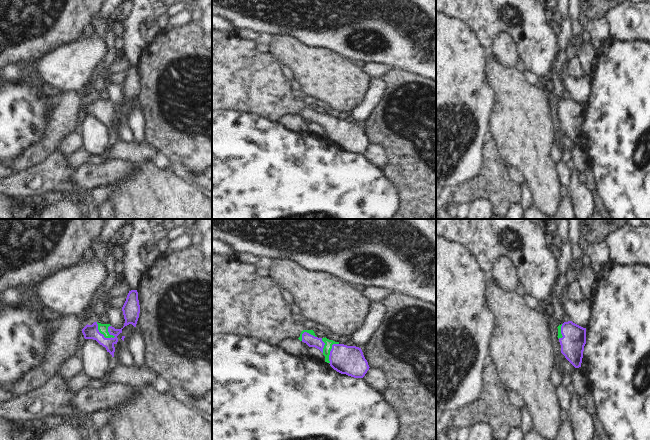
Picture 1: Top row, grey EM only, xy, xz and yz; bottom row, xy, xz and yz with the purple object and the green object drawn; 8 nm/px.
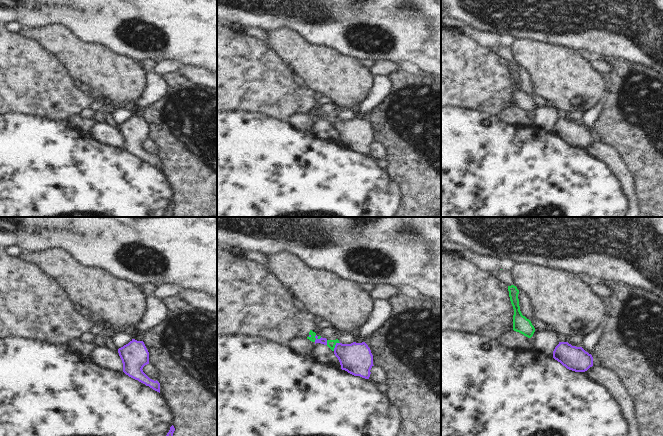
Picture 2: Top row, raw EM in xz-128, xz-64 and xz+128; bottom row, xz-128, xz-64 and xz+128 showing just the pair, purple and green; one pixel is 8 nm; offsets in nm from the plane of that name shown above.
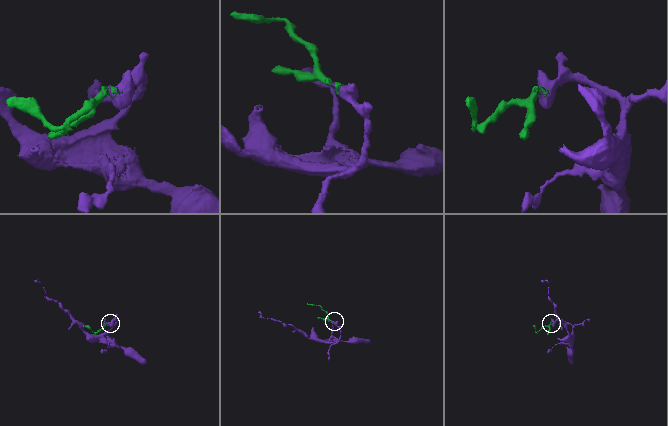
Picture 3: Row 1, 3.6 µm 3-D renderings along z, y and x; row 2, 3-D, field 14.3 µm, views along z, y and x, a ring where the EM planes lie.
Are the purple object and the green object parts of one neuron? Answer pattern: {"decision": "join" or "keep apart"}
{"decision": "join"}

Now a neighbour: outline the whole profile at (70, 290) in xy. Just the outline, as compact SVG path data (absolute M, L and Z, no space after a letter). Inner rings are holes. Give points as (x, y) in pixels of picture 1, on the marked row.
M88 251L74 266L54 272L33 289L6 288L1 299L5 304L35 299L62 315L75 314L85 319L93 294L107 274L104 263Z

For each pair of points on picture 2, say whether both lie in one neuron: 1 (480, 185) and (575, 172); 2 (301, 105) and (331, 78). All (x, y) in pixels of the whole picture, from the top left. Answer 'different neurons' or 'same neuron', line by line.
1: same neuron
2: different neurons

